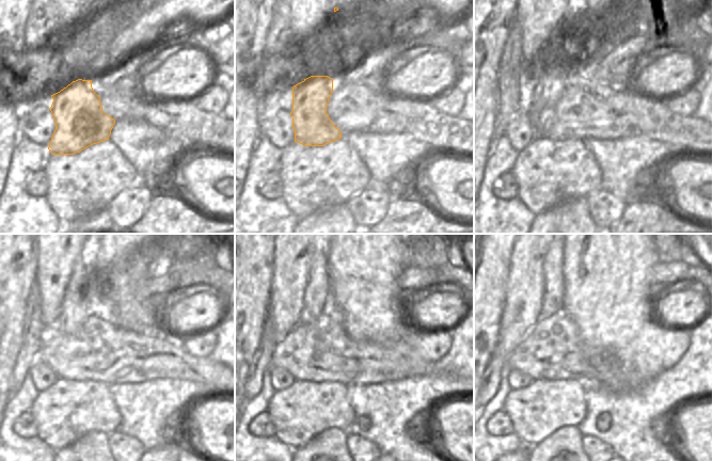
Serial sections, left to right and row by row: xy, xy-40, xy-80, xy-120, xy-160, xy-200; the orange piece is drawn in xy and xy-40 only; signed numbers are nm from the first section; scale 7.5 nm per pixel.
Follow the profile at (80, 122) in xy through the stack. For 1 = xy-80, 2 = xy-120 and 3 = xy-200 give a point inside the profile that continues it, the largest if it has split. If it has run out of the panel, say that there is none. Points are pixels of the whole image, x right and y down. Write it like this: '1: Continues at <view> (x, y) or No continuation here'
1: Continues at xy-80 (550, 83)
2: Continues at xy-120 (74, 312)
3: Continues at xy-200 (553, 267).

